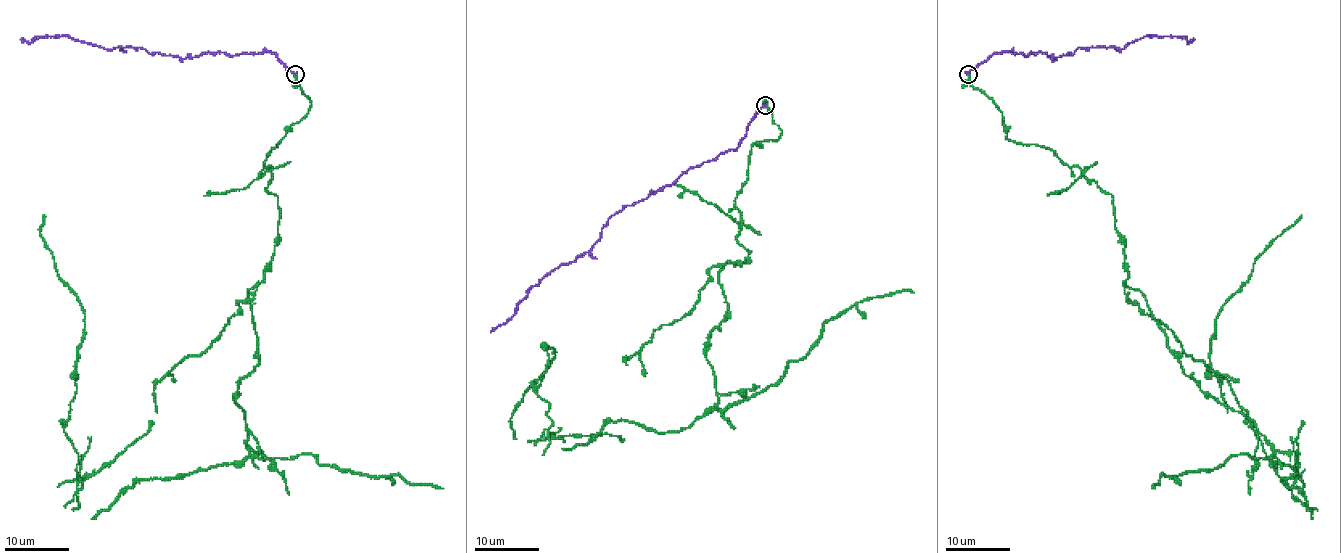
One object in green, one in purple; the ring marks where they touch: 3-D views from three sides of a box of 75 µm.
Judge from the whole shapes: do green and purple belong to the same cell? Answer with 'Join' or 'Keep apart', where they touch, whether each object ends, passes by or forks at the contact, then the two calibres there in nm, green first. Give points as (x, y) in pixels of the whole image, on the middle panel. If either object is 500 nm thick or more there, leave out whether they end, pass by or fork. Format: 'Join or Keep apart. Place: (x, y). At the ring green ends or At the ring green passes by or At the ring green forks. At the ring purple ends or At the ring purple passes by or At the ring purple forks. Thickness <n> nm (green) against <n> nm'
Keep apart. Place: (765, 105). At the ring green passes by. At the ring purple ends. Thickness 240 nm (green) against 220 nm

